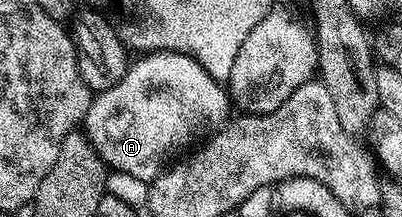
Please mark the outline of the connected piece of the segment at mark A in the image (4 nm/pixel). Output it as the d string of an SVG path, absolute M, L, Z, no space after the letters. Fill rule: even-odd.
M151 52L138 59L142 60L133 61L116 86L91 99L84 131L100 159L113 171L149 182L163 172L181 148L205 141L227 123L228 92L190 56Z

